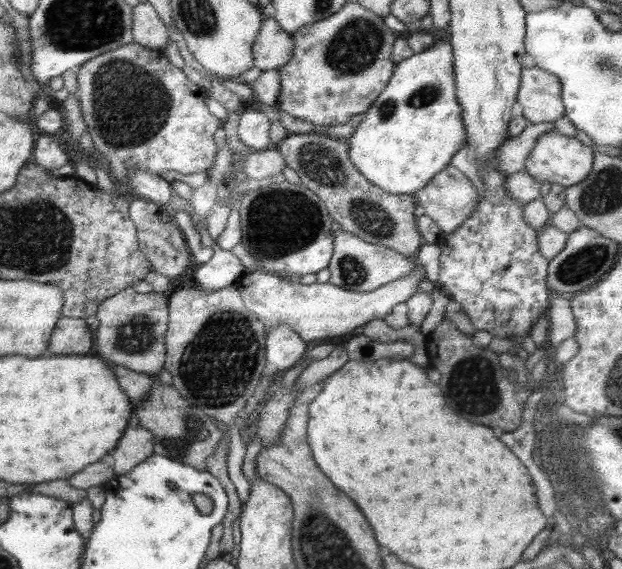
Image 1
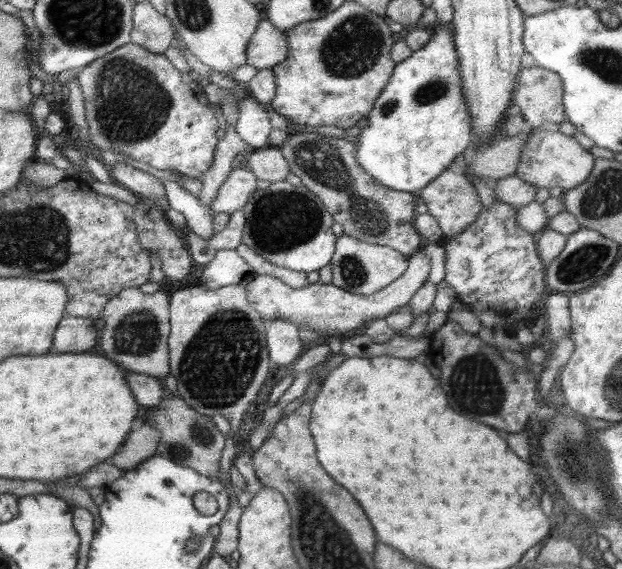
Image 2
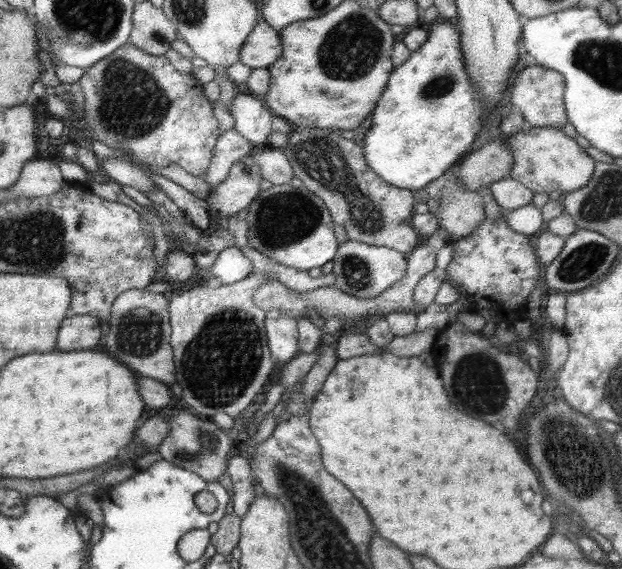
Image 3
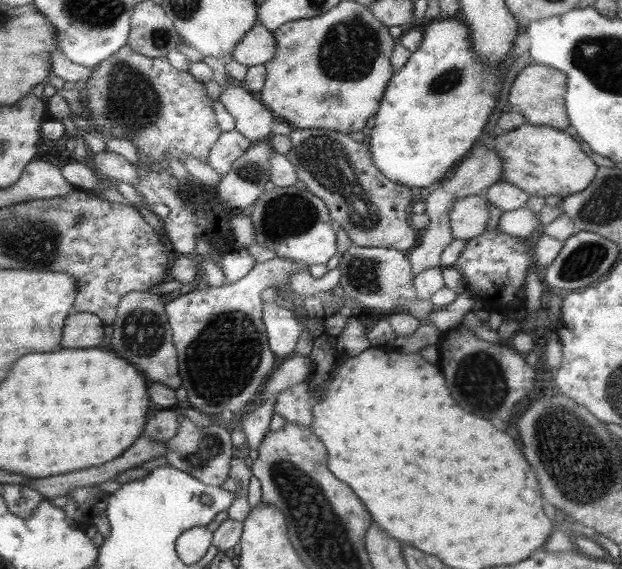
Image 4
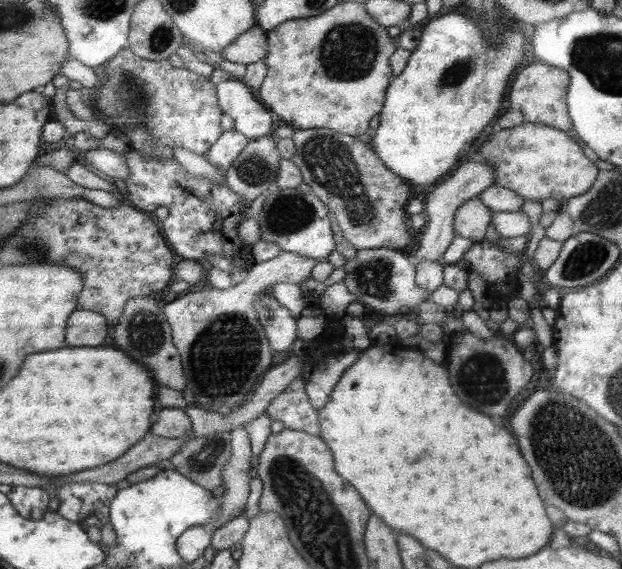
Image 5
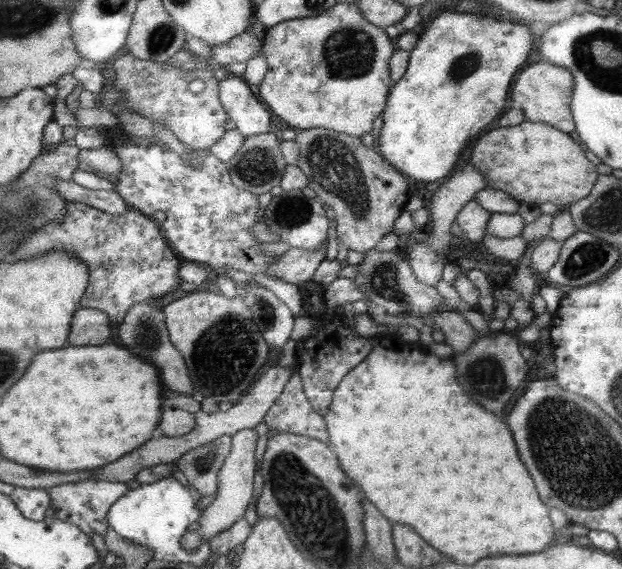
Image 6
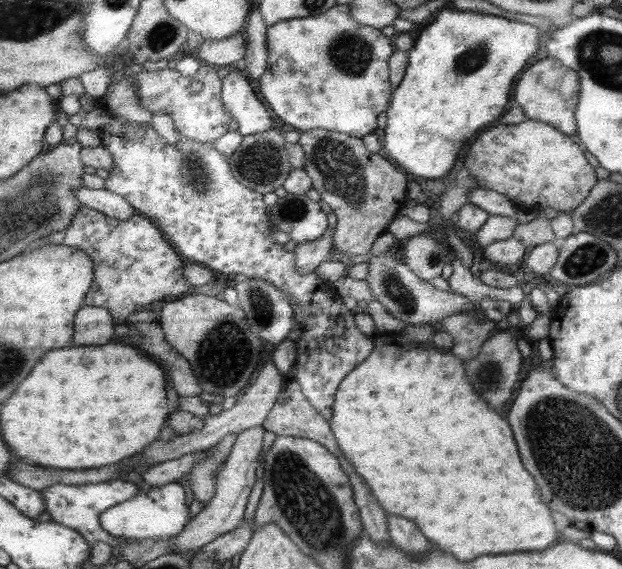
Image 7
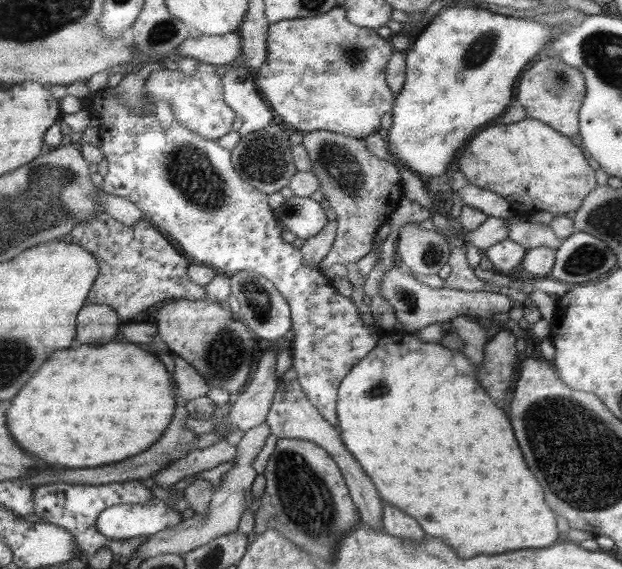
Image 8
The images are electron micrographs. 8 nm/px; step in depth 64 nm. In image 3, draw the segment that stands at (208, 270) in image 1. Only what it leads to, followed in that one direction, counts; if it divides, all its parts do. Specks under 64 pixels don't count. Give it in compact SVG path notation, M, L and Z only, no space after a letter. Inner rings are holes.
M230 246L216 256L216 262L210 269L214 276L214 284L231 285L244 280L253 272L254 266L239 249L236 246Z

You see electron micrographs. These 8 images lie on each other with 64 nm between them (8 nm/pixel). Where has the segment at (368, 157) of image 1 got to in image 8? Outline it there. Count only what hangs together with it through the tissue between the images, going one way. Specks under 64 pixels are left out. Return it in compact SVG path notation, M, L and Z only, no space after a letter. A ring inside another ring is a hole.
M444 6L418 33L405 52L406 76L392 107L392 127L389 129L390 153L420 177L443 175L459 148L468 144L476 130L498 118L512 100L514 84L522 70L550 43L552 26L531 18L516 18L478 7Z

